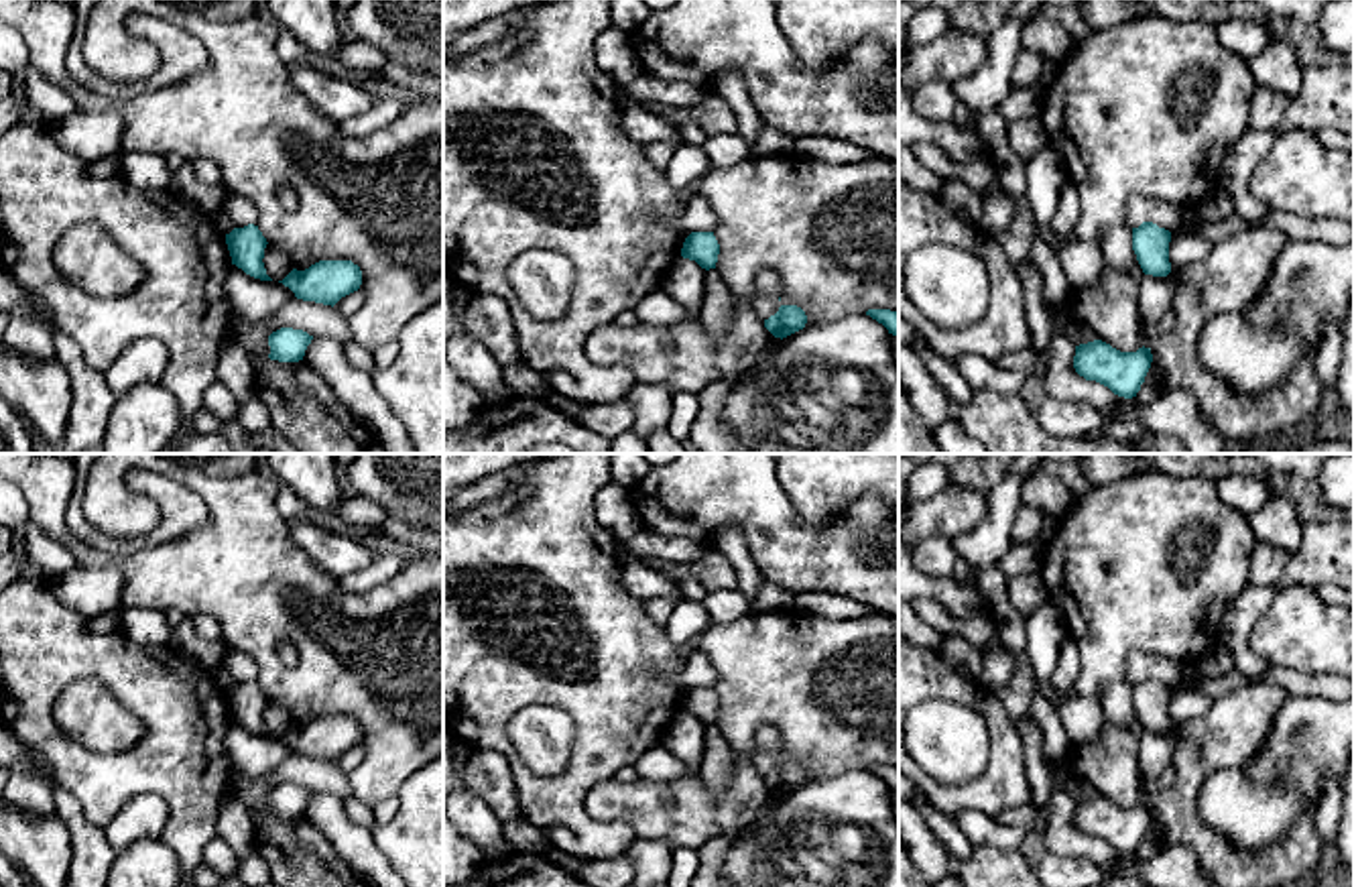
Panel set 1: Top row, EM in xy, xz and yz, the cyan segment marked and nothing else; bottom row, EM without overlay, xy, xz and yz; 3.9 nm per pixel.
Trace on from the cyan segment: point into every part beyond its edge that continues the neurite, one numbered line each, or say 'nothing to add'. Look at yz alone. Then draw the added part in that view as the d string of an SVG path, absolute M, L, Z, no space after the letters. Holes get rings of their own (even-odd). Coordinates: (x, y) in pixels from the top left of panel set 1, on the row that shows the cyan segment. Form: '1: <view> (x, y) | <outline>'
nothing to add

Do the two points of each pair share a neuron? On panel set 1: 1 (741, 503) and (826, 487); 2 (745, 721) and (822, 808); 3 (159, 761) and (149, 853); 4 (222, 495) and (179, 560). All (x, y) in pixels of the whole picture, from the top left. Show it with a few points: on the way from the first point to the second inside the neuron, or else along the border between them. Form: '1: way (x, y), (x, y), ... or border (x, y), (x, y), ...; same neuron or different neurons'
1: border (775, 475), (795, 517), (820, 529); different neurons
2: border (852, 770), (806, 782); different neurons
3: border (159, 837), (173, 851), (179, 865); different neurons
4: way (222, 513), (222, 523), (198, 548); same neuron

